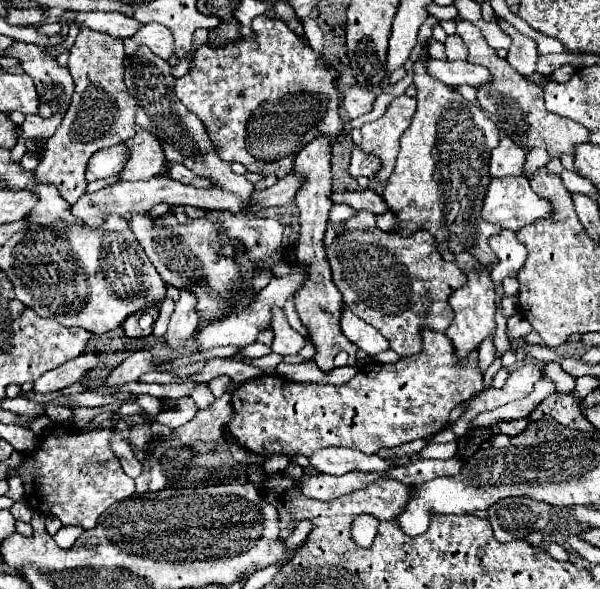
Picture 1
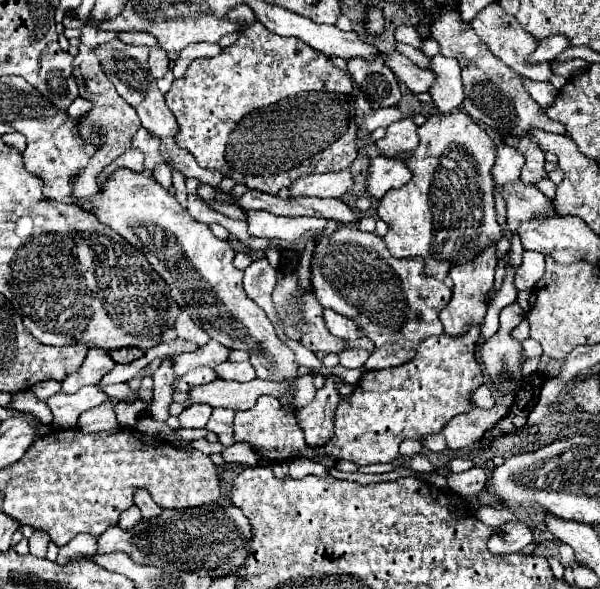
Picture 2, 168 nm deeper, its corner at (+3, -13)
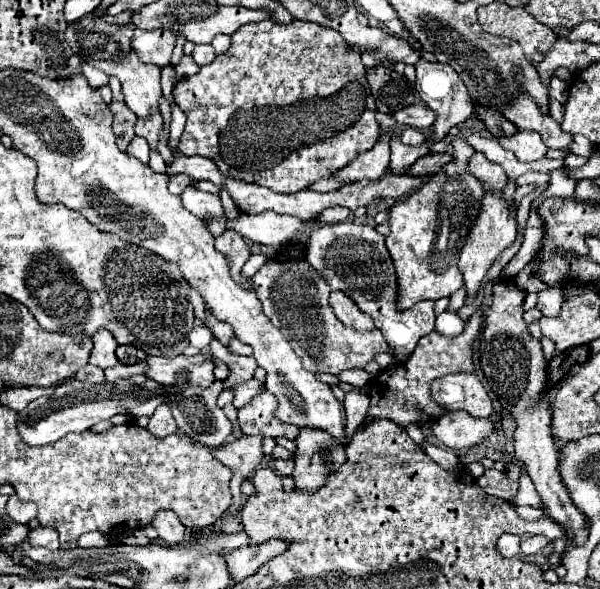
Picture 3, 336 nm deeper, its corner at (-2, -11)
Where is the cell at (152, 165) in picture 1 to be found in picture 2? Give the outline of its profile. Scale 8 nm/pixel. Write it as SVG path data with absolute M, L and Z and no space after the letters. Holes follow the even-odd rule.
M140 128L140 130L134 134L134 138L132 138L132 148L138 148L138 150L142 150L142 152L146 154L146 158L144 158L144 168L146 168L146 170L152 170L156 164L164 162L162 156L160 156L160 138L154 136L154 134L150 134L150 132L144 130L144 128Z

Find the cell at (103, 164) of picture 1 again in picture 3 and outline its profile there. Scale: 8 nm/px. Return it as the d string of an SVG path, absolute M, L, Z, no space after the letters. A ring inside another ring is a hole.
M135 136L127 148L127 154L129 156L135 156L137 160L141 160L143 164L149 164L149 146L147 146L147 140Z

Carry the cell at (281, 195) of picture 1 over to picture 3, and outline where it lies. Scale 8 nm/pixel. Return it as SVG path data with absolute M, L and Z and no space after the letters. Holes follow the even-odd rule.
M381 136L379 142L365 152L363 156L357 156L347 168L341 168L335 172L335 180L345 180L345 182L355 182L355 180L379 180L379 176L385 174L389 166L389 136Z

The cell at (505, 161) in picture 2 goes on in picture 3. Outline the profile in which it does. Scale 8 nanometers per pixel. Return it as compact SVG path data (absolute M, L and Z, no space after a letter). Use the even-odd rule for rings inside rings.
M519 130L515 136L503 136L499 138L501 146L505 150L511 150L519 162L531 162L531 160L539 160L545 156L547 146L543 144L541 136L535 132L525 132Z

